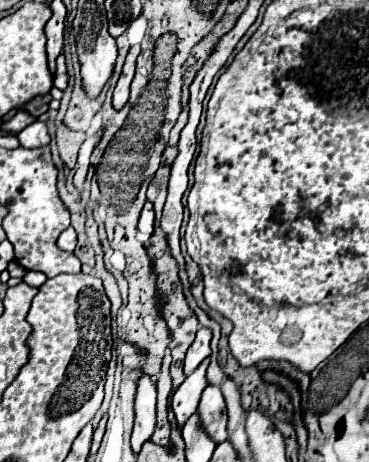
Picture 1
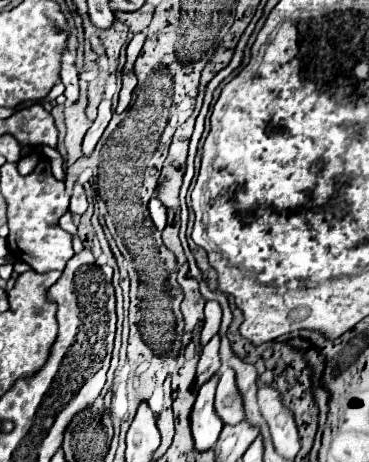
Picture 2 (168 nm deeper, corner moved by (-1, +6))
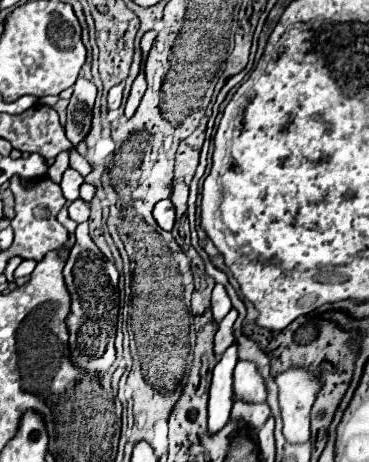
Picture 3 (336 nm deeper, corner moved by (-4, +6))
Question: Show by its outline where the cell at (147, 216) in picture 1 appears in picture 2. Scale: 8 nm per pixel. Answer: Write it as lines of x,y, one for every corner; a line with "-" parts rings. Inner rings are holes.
152,198
148,208
150,208
150,216
152,216
156,228
164,230
164,226
166,226
166,208
164,208
164,204
158,198

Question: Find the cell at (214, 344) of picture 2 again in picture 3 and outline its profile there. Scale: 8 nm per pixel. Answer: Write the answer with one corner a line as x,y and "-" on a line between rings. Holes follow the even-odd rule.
231,310
219,324
219,330
215,334
215,346
213,352
217,358
221,358
221,352
225,352
225,348
229,348
229,344
233,344
233,322
237,318
237,310

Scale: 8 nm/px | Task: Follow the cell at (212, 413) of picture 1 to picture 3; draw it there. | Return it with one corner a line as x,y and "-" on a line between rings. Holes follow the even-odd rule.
237,362
233,370
233,400
253,400
253,404
265,402
267,390
255,364

